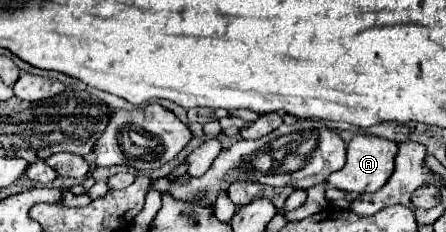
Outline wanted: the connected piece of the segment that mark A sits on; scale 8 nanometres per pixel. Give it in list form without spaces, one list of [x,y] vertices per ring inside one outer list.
[[[354,136],[350,140],[350,144],[346,146],[346,164],[342,170],[334,172],[334,176],[330,176],[328,184],[338,188],[338,190],[346,190],[346,192],[356,192],[356,194],[364,194],[364,192],[378,192],[386,182],[388,176],[394,170],[394,158],[398,154],[398,144],[386,138],[378,138],[378,136]]]

